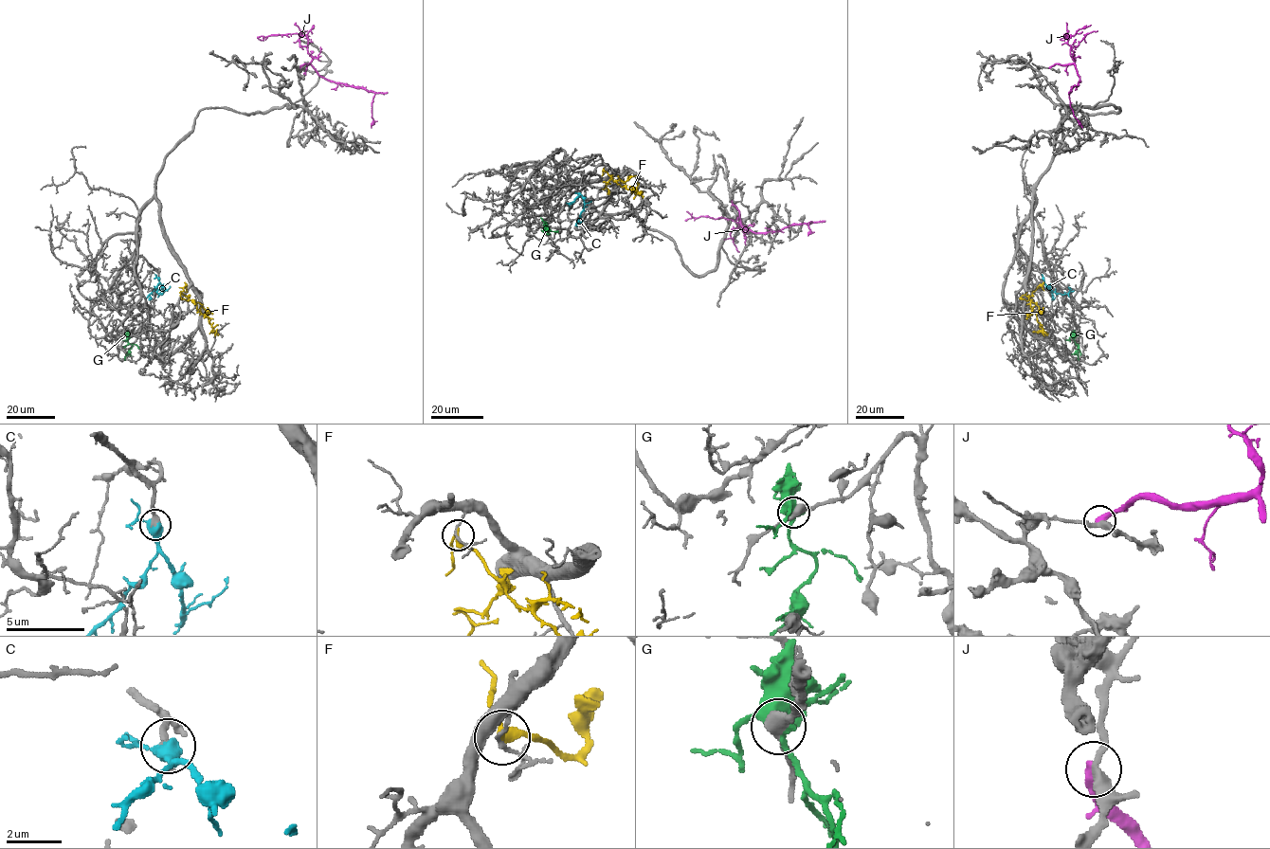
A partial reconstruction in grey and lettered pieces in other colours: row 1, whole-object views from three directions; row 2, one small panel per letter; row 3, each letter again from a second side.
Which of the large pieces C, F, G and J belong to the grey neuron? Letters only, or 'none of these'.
C

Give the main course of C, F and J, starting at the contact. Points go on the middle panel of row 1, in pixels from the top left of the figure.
C: (579, 193), (584, 199), (584, 208), (577, 221), (583, 221)
F: (604, 169), (614, 181), (627, 189), (633, 187), (638, 192), (637, 182)
J: (732, 201), (740, 224), (754, 232), (778, 232), (811, 221), (807, 236)

